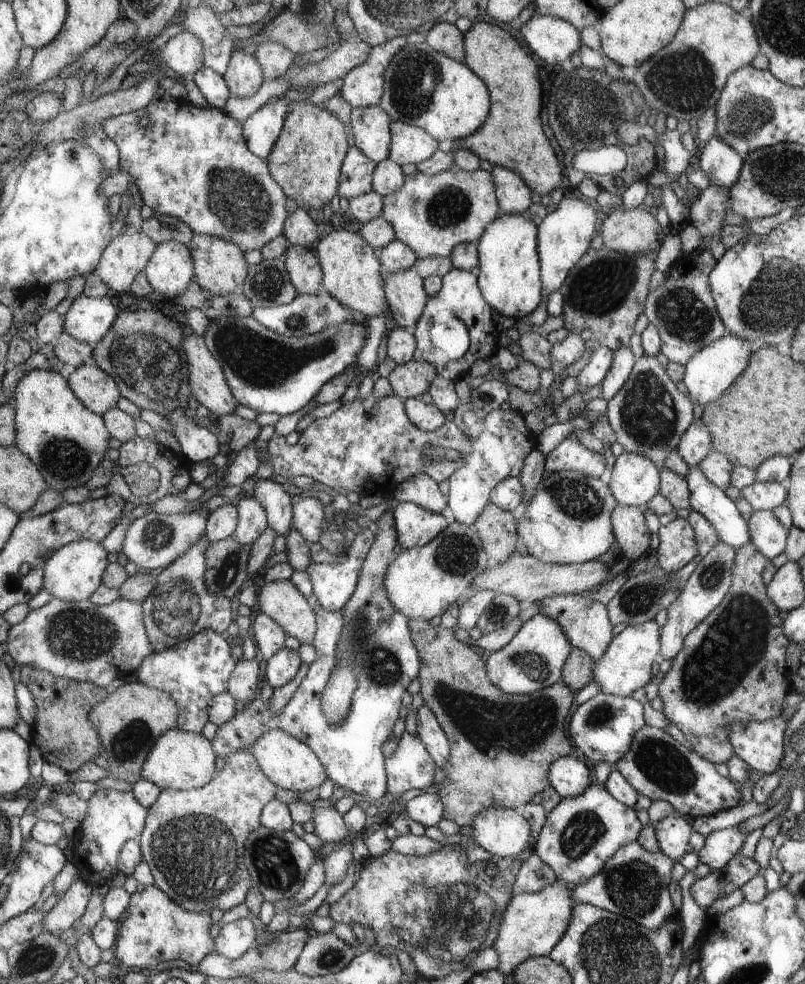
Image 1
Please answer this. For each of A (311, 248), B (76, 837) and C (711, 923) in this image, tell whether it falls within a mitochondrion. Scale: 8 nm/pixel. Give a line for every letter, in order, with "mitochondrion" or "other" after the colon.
A: other
B: other
C: other

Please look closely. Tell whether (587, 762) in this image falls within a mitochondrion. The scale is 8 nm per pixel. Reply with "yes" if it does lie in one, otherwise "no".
no

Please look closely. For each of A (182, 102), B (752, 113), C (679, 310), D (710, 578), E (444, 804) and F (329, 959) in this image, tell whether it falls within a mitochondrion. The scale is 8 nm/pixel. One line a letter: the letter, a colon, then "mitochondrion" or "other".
A: other
B: mitochondrion
C: mitochondrion
D: mitochondrion
E: other
F: mitochondrion

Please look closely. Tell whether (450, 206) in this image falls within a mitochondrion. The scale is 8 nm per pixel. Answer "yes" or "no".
yes

